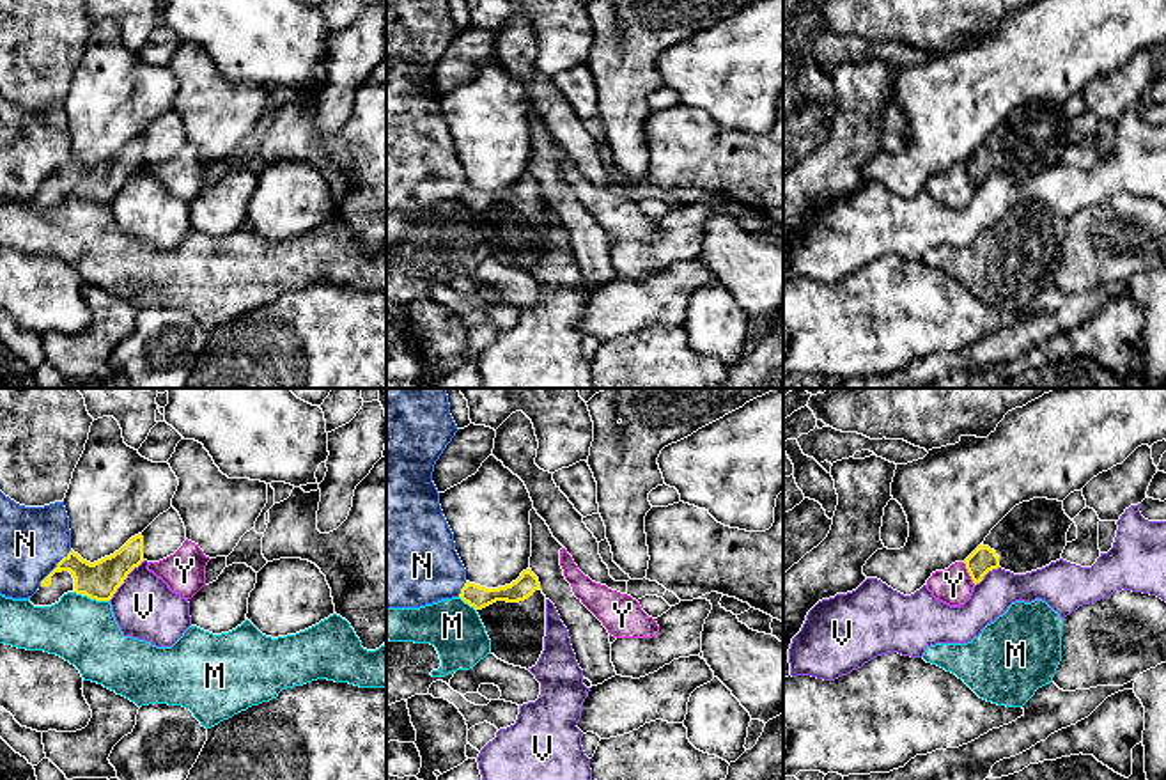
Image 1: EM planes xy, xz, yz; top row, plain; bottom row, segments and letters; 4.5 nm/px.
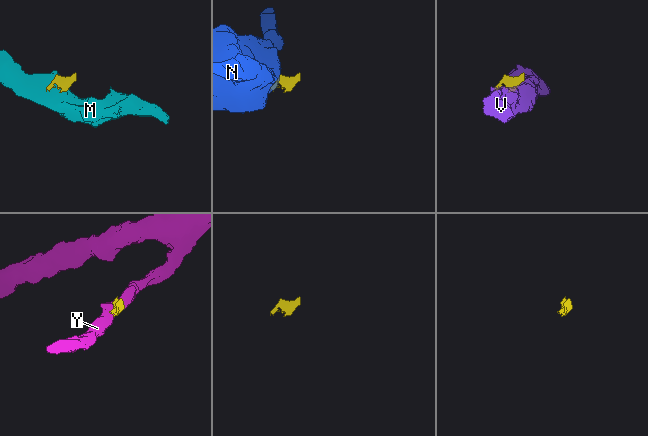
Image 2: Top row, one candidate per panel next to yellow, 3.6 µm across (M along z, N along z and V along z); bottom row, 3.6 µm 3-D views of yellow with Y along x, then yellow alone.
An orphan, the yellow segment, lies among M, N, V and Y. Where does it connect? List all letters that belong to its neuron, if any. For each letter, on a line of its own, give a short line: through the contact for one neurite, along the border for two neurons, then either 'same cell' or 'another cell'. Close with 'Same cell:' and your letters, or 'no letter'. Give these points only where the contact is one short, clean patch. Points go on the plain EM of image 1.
M: xy (85, 197), (108, 204) | another cell
N: xy (71, 153), (36, 192) | another cell
V: xy (144, 163), (108, 202) | another cell
Y: yz (963, 165), (975, 187) | another cell
Same cell: no letter

